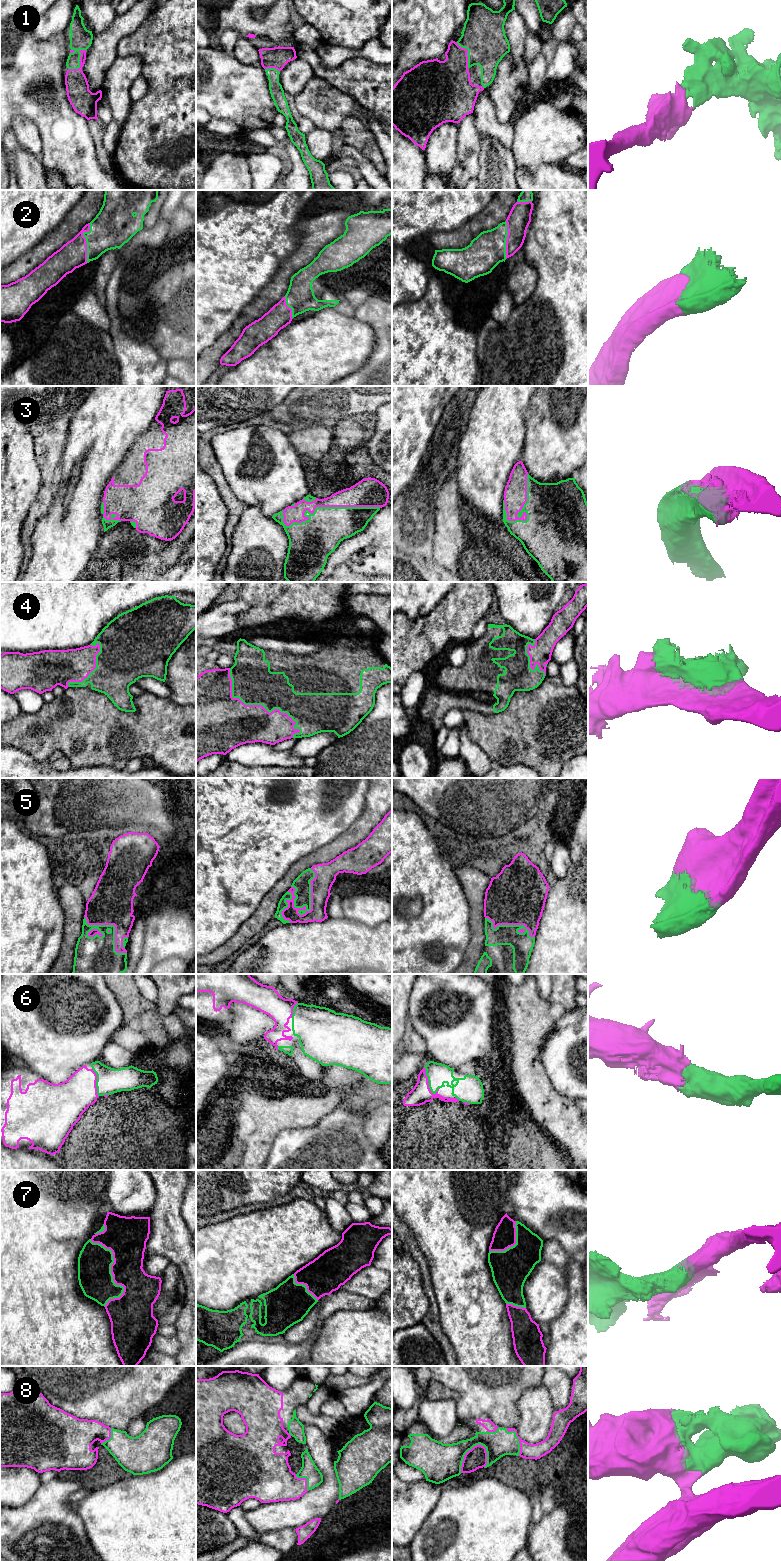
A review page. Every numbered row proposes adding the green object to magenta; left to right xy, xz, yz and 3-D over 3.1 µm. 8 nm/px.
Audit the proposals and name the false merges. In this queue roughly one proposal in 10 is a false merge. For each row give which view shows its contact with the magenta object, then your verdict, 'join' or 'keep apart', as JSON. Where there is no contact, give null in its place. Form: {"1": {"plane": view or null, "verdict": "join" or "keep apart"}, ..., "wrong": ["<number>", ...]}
{"1": {"plane": "xy", "verdict": "join"}, "2": {"plane": "xy", "verdict": "join"}, "3": {"plane": "xz", "verdict": "join"}, "4": {"plane": "xz", "verdict": "join"}, "5": {"plane": "xz", "verdict": "join"}, "6": {"plane": "yz", "verdict": "join"}, "7": {"plane": "xy", "verdict": "join"}, "8": {"plane": "yz", "verdict": "join"}, "wrong": []}

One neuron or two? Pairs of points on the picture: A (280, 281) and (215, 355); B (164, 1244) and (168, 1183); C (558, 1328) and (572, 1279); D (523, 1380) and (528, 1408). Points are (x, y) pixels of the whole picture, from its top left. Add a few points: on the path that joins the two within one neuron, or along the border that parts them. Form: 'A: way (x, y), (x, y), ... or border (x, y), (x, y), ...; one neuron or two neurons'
A: way (265, 299), (229, 337); one neuron
B: way (175, 1230), (175, 1209), (170, 1199); one neuron
C: way (570, 1316), (575, 1311), (575, 1291); one neuron
D: border (542, 1383), (526, 1388), (522, 1392), (517, 1410); two neurons

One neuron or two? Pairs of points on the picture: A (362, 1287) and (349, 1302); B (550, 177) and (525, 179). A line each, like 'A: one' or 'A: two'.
A: two
B: one

